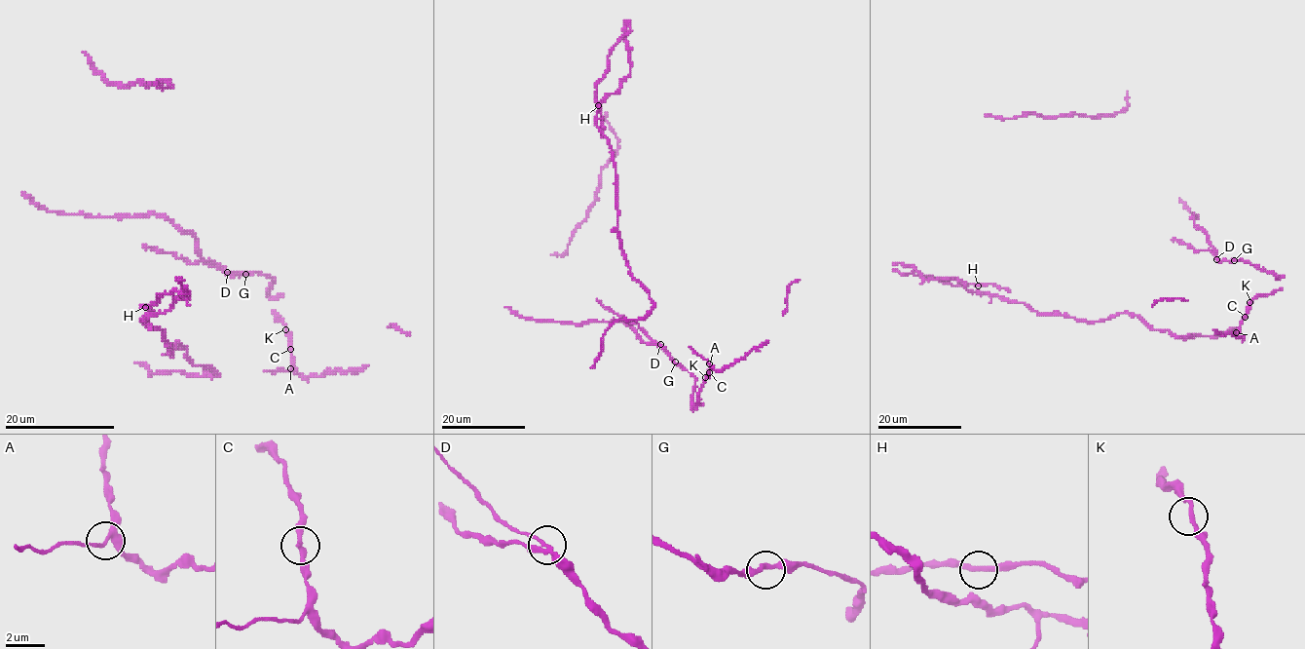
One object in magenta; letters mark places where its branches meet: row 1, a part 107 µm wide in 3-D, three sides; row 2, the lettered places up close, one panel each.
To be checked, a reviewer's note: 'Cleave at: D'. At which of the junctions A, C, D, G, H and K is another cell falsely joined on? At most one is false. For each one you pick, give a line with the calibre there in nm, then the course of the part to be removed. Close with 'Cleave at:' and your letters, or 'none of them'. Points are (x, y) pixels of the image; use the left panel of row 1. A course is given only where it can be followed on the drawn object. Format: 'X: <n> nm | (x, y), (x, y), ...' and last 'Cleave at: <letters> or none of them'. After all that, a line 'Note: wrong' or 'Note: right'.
D: 220 nm | (227, 273), (212, 261), (192, 263), (143, 247)
Cleave at: D
Note: right

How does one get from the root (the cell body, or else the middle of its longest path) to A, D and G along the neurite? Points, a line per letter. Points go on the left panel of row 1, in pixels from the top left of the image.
A: (286, 330), (290, 338), (290, 368)
D: (286, 330), (267, 296), (272, 278), (258, 273), (242, 276), (227, 273)
G: (286, 330), (267, 296), (273, 280), (258, 273), (245, 274)

